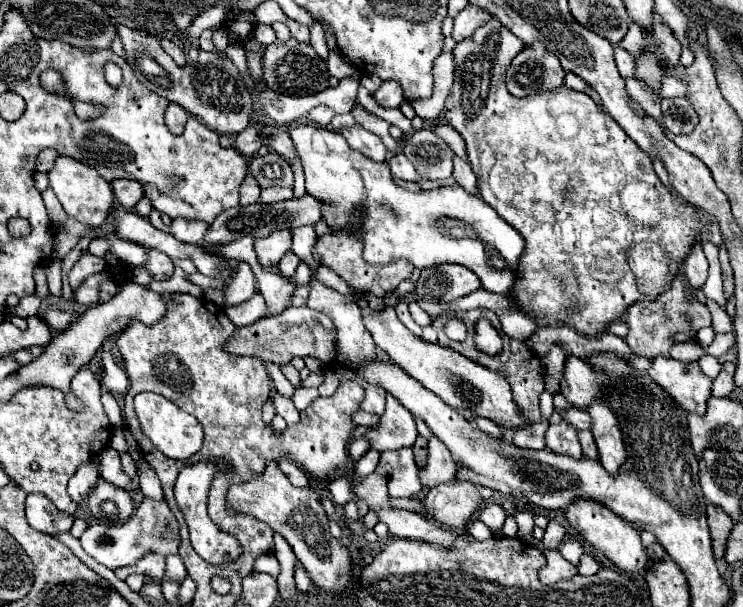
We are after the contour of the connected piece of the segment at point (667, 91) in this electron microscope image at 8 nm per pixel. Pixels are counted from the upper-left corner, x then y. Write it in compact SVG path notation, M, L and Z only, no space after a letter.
M664 76L662 80L662 98L676 98L686 96L688 84L678 76Z

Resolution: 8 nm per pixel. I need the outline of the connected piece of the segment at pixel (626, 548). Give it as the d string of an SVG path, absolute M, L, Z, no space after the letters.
M580 500L580 504L572 504L572 508L566 510L566 518L574 530L578 530L592 546L602 550L606 558L614 562L620 570L632 572L632 574L638 574L638 572L646 574L648 554L640 542L638 530L632 524L628 524L626 520L622 520L620 516L616 516L612 510L604 508L602 504L590 502L590 500Z

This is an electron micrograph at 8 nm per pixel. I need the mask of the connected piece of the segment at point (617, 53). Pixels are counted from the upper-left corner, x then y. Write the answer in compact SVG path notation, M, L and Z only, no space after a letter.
M616 44L614 46L614 58L616 58L616 66L618 66L620 74L624 78L628 78L628 76L632 78L634 76L634 56Z

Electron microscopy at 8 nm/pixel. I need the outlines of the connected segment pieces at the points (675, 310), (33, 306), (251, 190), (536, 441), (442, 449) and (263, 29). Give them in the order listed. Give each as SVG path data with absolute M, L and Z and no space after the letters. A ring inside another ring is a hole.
M682 272L676 274L672 286L668 292L660 294L656 300L652 302L634 302L628 310L626 310L626 324L628 324L628 336L624 338L626 344L630 346L630 350L638 356L670 356L670 348L676 344L672 338L676 334L688 334L688 332L698 332L704 326L710 326L710 312L708 308L698 300L698 298L688 298L686 294L688 290L688 282L684 280ZM684 316L690 316L692 322L686 322Z
M36 294L32 296L26 296L20 300L20 304L16 308L10 308L8 314L14 314L14 316L20 316L20 318L28 318L28 316L34 316L38 314L38 308L40 308L40 298Z
M248 174L240 186L240 206L256 204L260 200L260 186L256 184L254 176Z
M548 420L530 424L530 426L526 426L526 428L520 428L520 430L516 430L514 436L512 436L512 444L516 444L518 448L542 450L542 448L546 448L546 442L544 442L546 428L548 428Z
M432 438L428 442L428 466L420 470L420 480L424 488L456 480L456 470L458 464L454 462L450 450L438 438Z
M256 24L256 28L254 28L254 38L256 38L262 46L270 46L270 44L276 42L276 32L274 32L270 26L266 26L266 24Z

